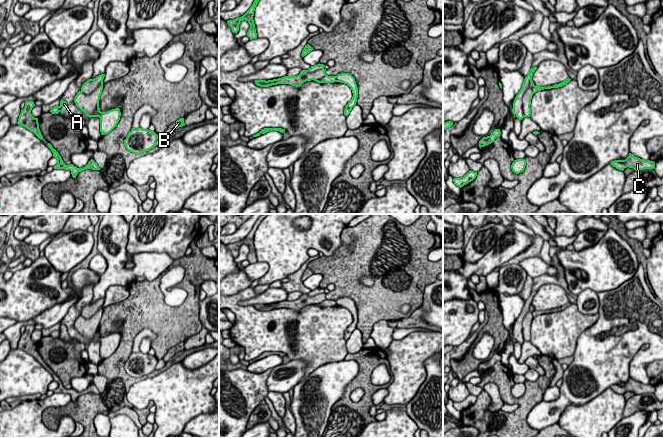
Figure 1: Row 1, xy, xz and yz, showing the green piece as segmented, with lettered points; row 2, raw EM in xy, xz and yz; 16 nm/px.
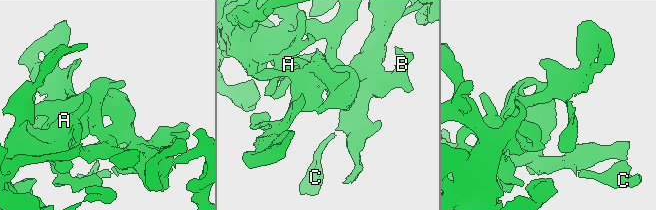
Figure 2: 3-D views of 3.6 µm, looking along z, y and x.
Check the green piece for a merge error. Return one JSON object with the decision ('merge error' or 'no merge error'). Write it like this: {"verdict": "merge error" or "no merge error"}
{"verdict": "no merge error"}

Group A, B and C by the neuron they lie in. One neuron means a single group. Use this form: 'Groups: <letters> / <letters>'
Groups: A B C

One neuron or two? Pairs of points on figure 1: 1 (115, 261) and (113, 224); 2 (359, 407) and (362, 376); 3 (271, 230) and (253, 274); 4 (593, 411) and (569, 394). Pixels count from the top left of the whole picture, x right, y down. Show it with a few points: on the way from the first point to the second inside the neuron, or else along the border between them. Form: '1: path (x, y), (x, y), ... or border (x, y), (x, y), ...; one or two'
1: path (120, 252), (121, 246), (113, 238), (113, 233); one
2: path (367, 399), (367, 386), (365, 384); one
3: border (265, 261), (268, 264), (268, 270), (259, 279); two
4: border (603, 391), (583, 404), (568, 405), (561, 413); two

